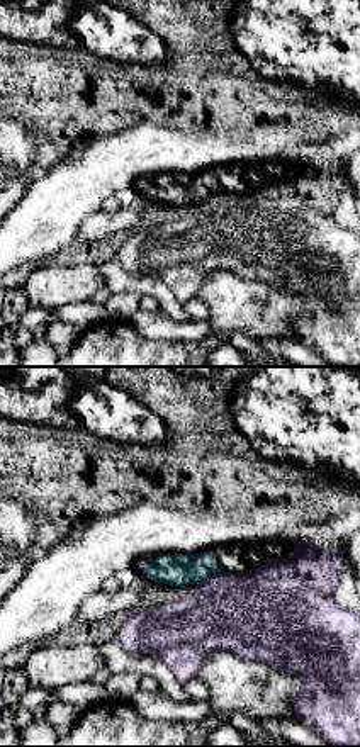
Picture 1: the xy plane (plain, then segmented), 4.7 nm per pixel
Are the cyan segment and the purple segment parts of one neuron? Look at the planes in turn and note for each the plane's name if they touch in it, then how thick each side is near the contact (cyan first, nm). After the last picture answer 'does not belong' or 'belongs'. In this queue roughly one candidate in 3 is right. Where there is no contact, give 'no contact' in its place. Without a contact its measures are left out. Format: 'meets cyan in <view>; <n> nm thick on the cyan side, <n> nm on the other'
meets cyan in xy; 140 nm thick on the cyan side, 380 nm on the other

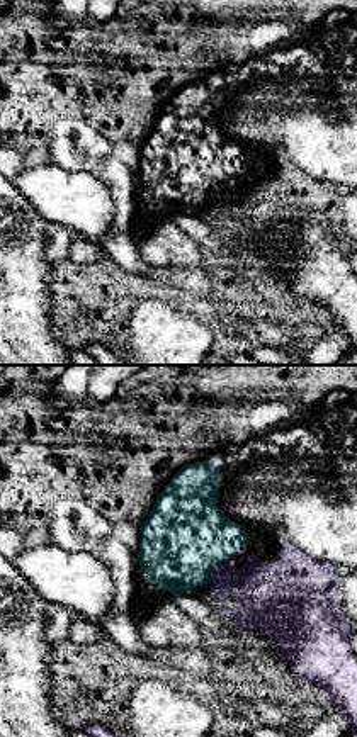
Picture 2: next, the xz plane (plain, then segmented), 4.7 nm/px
meets cyan in xz; 400 nm thick on the cyan side, 240 nm on the other

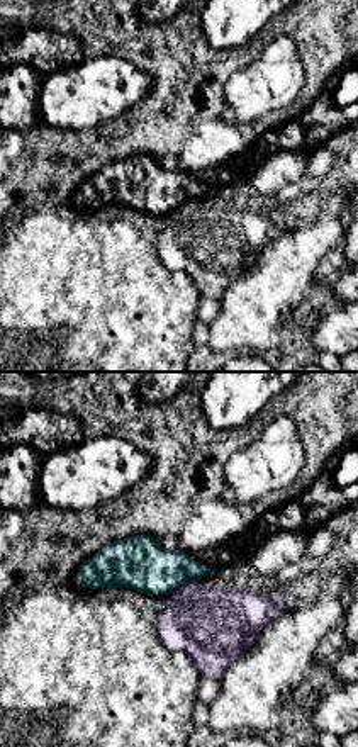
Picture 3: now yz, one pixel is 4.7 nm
meets cyan in yz; 260 nm thick on the cyan side, 380 nm on the other

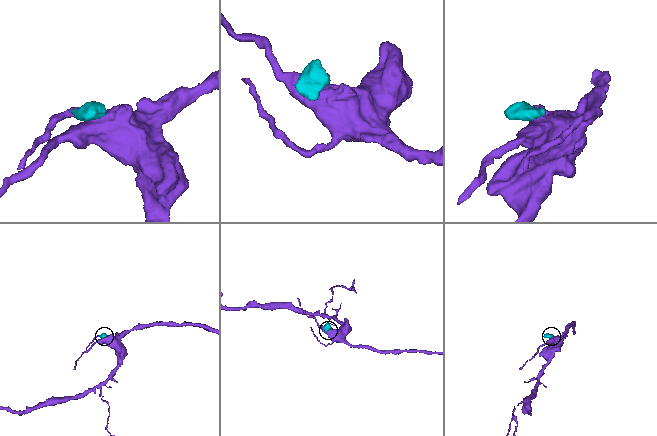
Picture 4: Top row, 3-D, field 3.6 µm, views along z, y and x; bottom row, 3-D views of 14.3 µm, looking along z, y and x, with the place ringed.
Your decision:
does not belong

